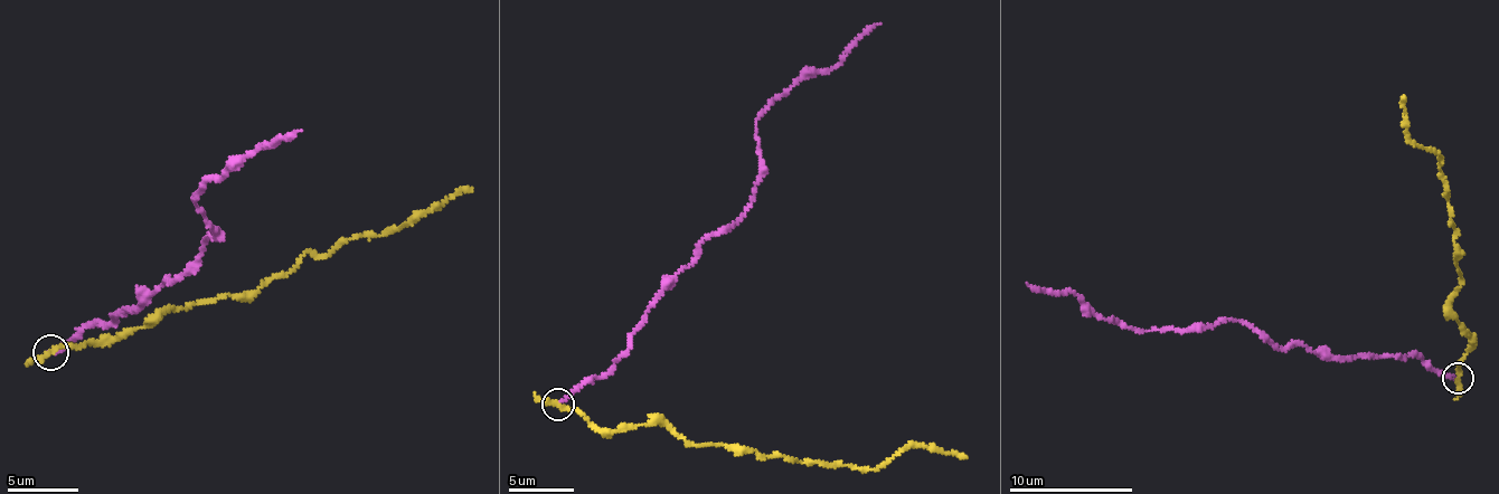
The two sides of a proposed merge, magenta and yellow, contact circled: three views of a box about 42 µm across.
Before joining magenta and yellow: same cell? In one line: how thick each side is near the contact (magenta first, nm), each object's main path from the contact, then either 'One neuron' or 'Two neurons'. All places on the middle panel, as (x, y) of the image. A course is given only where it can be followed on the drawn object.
Thickness 170 nm (magenta) against 200 nm. Course of magenta: (559, 405), (612, 369), (657, 295), (737, 221), (761, 173), (759, 113), (831, 69), (880, 24). Course of yellow: (556, 405), (610, 433), (658, 421), (693, 445), (804, 462), (877, 468), (918, 445), (967, 457). Two neurons

